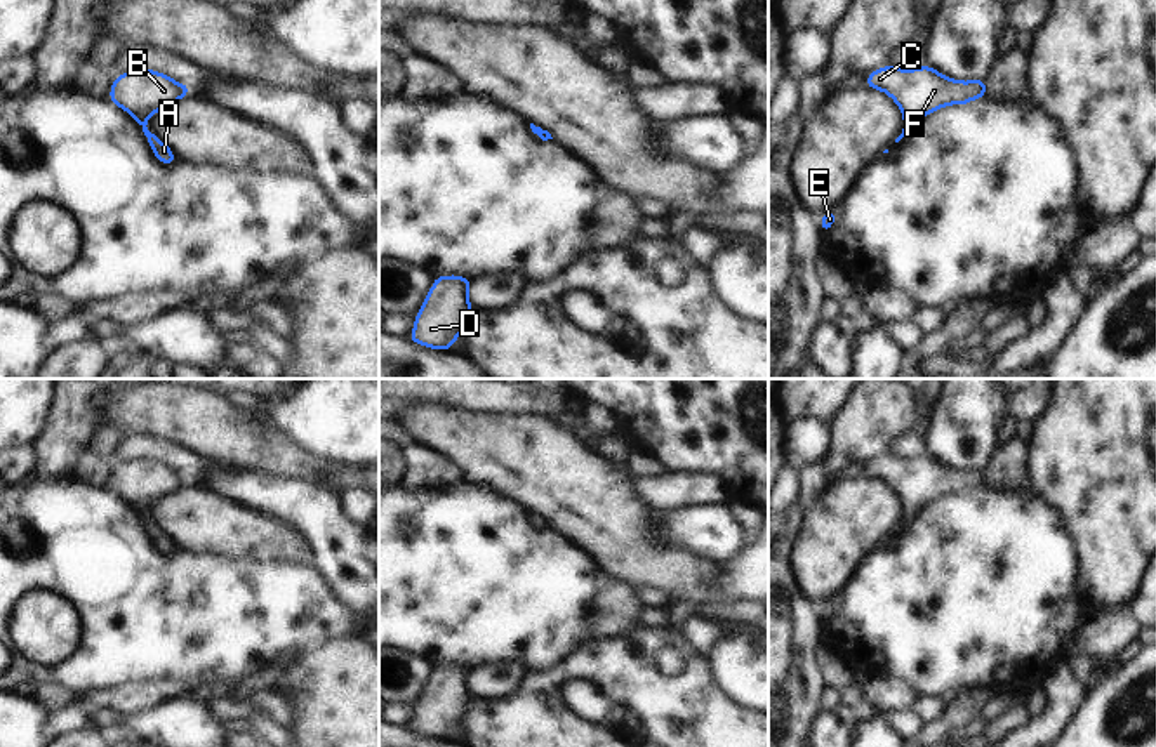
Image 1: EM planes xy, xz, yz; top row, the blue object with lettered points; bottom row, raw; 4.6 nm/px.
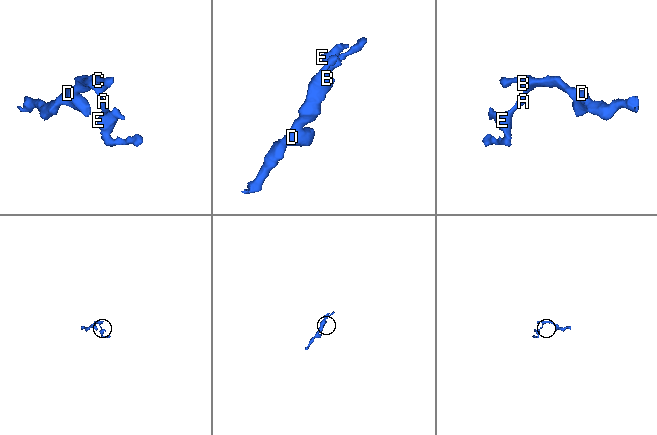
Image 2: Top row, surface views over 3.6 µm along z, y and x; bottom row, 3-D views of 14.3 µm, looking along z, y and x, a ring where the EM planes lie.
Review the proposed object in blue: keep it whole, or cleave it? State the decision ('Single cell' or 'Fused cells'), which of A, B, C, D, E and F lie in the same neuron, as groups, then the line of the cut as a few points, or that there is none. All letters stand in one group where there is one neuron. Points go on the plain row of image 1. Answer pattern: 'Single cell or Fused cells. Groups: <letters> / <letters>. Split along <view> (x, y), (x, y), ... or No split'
Single cell. Groups: A B C D E F. No split

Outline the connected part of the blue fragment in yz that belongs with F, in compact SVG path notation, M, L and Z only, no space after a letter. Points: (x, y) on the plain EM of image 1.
M883 455L867 464L866 476L887 481L900 497L904 518L895 532L913 518L918 507L947 493L967 493L986 486L986 469L960 471L942 466L930 455L916 459Z

